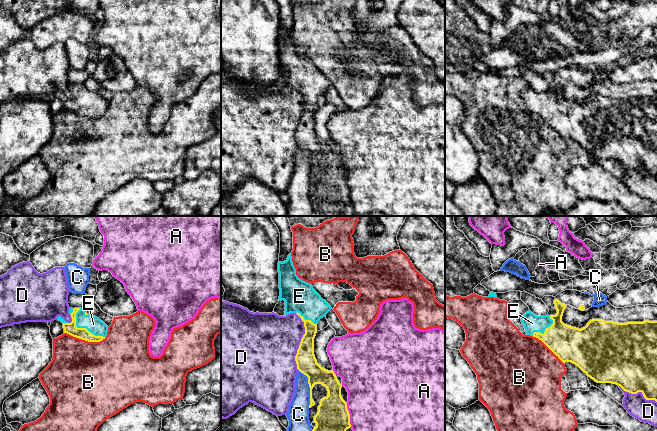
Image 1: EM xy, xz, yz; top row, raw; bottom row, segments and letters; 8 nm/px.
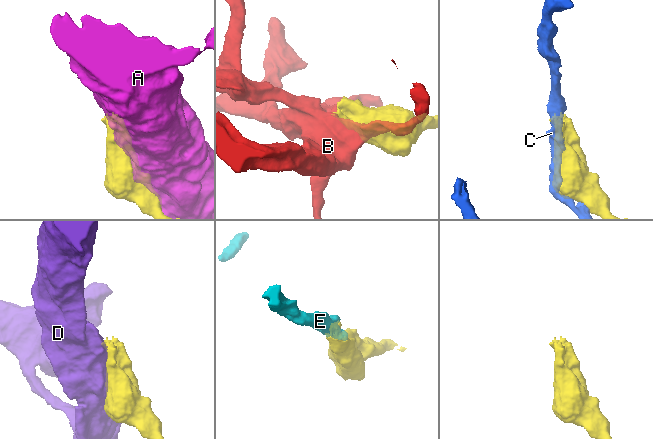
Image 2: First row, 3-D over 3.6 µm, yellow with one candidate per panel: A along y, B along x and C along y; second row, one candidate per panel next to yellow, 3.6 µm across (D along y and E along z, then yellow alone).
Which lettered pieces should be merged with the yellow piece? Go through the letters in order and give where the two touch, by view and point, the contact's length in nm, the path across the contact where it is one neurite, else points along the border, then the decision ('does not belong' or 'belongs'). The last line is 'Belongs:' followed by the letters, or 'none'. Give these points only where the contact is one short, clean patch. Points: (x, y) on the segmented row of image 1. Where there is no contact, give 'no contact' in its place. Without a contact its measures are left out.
A: xz (349, 415) | 200 nm | does not belong
B: xy (85, 340) | 340 nm | does not belong
C: xz (310, 388) | 320 nm | does not belong
D: xz (301, 341) | 460 nm | does not belong
E: xy (82, 328) | 320 nm | across xy (70, 328), (82, 328), (90, 327), (93, 324) | belongs
Belongs: E

